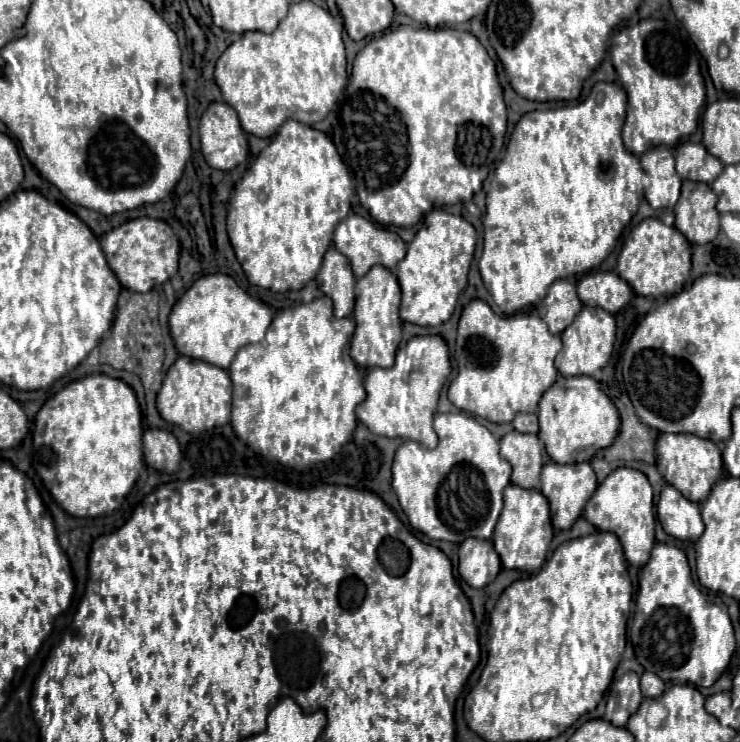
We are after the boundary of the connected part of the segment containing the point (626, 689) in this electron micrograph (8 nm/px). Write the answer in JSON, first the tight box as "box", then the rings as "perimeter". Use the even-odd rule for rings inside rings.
{"box":[605,672,643,726],"perimeter":[[[627,672],[609,688],[605,720],[611,720],[615,726],[625,726],[629,716],[637,712],[641,700],[643,696],[639,690],[639,676],[635,672]]]}

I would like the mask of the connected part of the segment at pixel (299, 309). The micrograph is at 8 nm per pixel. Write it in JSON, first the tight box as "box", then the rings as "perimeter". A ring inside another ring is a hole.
{"box":[229,296,365,472],"perimeter":[[[327,296],[309,304],[279,310],[265,334],[265,340],[243,346],[229,366],[229,376],[233,382],[231,426],[237,438],[261,456],[297,472],[311,464],[327,462],[339,454],[341,446],[349,442],[355,432],[355,408],[365,400],[361,374],[347,348],[353,332],[355,322],[351,318],[335,318],[333,302]]]}

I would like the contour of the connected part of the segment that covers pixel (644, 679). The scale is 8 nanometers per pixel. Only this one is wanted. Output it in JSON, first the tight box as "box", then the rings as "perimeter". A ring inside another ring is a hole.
{"box":[641,672,665,698],"perimeter":[[[645,672],[641,676],[641,688],[643,688],[645,698],[659,698],[665,692],[665,682],[653,672]]]}

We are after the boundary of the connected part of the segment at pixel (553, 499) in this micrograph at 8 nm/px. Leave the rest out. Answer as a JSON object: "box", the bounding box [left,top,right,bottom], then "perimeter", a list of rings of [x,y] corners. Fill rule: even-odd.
{"box":[541,462,597,530],"perimeter":[[[549,462],[543,466],[541,472],[541,492],[543,496],[547,496],[549,506],[551,506],[551,524],[555,530],[569,530],[573,526],[573,522],[581,516],[587,500],[591,498],[591,494],[597,488],[597,478],[595,472],[591,468],[589,462],[581,462],[581,464],[555,464]]]}

